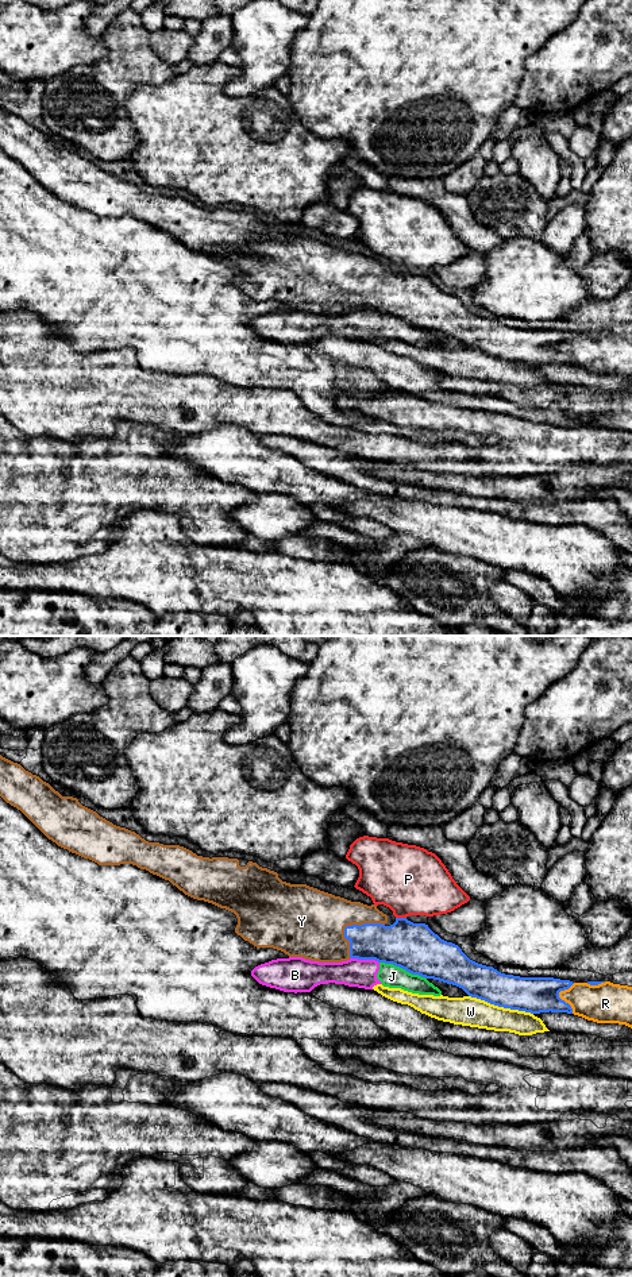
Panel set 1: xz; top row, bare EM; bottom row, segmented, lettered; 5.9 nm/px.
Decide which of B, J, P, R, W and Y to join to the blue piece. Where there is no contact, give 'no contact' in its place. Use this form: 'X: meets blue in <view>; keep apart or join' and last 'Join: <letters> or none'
B: meets blue in xz; keep apart
J: meets blue in xz; keep apart
P: meets blue in xz; keep apart
R: meets blue in xz; keep apart
W: meets blue in xz; keep apart
Y: meets blue in xz; join
Join: Y

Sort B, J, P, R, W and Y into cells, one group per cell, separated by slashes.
B J / P / R / W / Y

